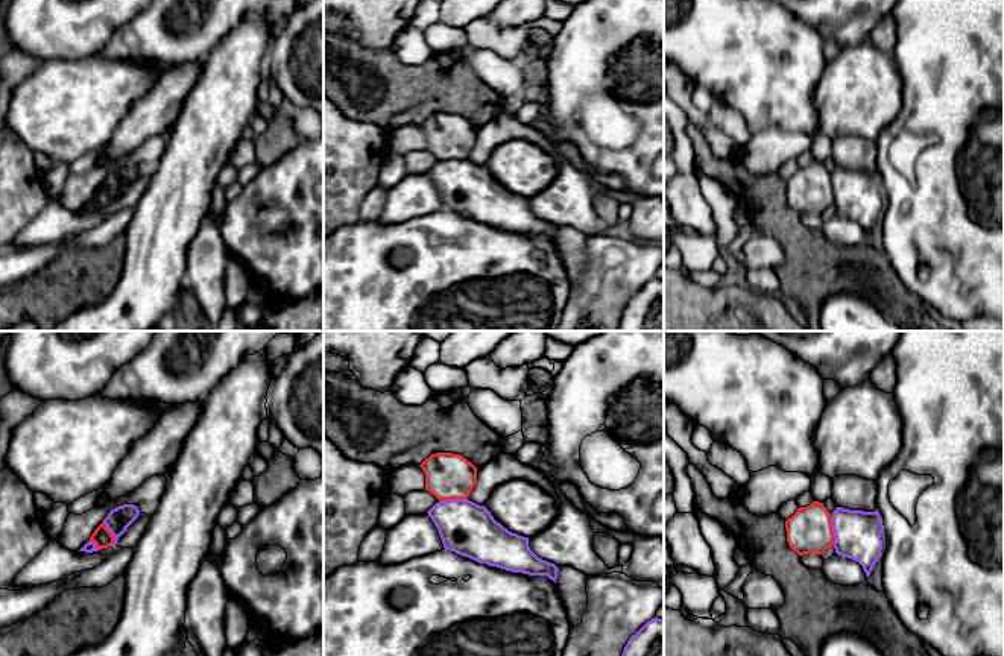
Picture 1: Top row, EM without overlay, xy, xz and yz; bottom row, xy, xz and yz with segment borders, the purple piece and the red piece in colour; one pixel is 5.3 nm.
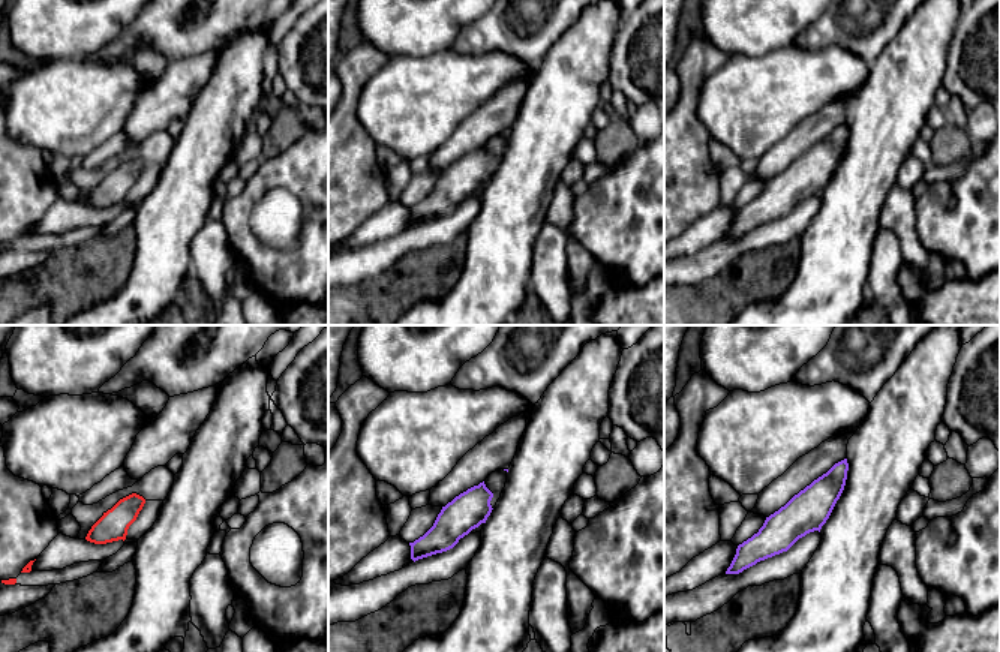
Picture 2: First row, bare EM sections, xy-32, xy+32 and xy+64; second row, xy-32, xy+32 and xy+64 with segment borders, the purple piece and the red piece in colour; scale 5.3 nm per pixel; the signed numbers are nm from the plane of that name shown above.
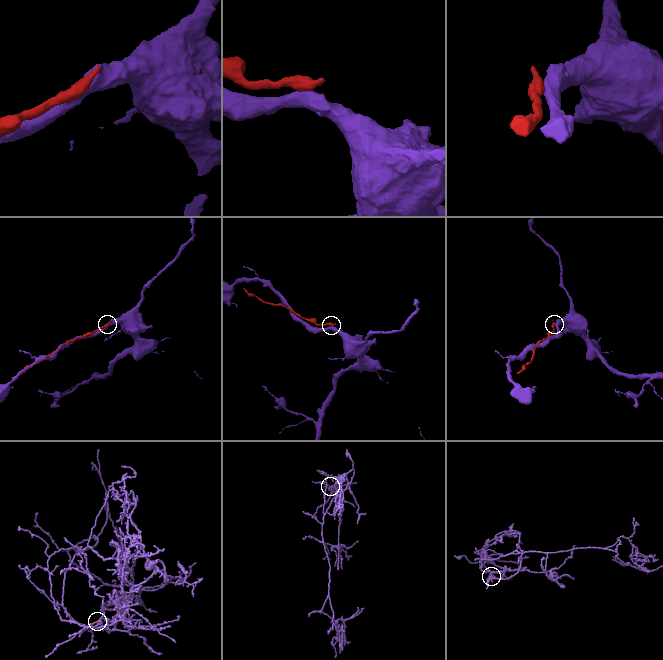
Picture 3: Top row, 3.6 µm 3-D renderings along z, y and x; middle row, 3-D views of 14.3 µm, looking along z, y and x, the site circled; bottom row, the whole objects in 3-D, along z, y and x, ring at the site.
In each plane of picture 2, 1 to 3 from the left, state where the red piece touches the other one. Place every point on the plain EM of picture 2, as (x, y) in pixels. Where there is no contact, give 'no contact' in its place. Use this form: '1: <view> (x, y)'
1: no contact
2: no contact
3: no contact

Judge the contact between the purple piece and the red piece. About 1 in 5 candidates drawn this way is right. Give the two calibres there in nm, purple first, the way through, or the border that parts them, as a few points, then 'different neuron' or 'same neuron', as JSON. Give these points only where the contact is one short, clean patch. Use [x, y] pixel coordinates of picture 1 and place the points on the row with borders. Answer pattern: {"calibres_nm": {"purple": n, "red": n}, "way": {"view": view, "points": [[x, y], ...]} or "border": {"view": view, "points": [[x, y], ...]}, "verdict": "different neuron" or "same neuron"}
{"calibres_nm": {"purple": 240, "red": 240}, "border": {"view": "yz", "points": [[831, 515], [834, 545]]}, "verdict": "different neuron"}

